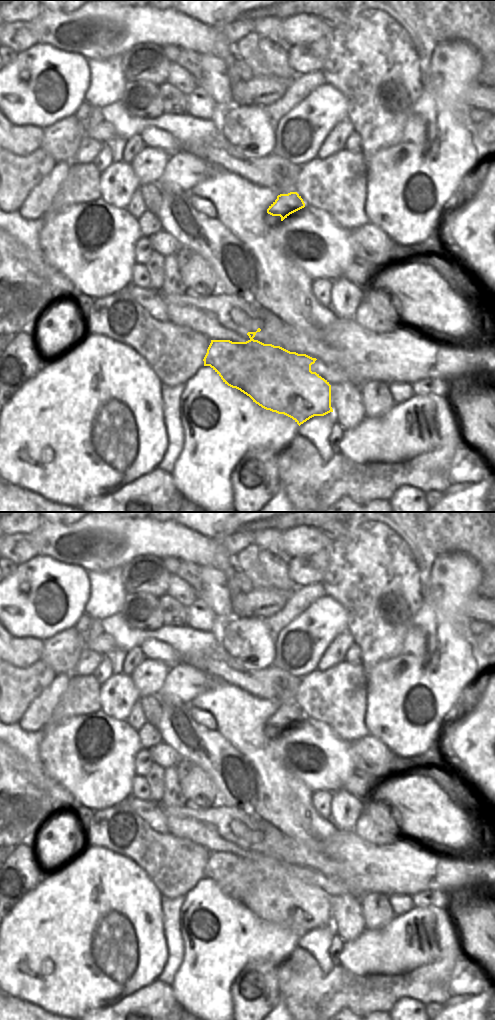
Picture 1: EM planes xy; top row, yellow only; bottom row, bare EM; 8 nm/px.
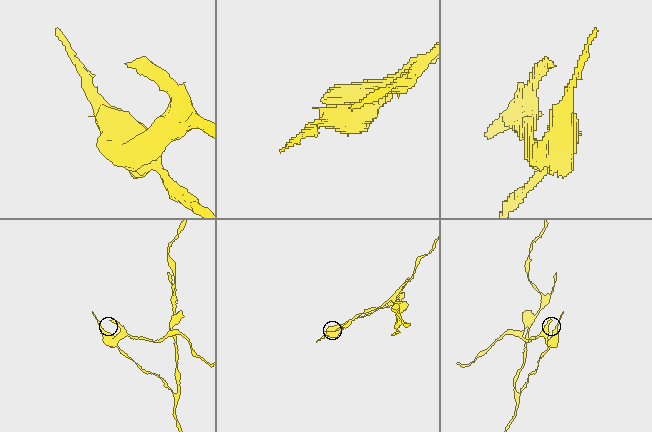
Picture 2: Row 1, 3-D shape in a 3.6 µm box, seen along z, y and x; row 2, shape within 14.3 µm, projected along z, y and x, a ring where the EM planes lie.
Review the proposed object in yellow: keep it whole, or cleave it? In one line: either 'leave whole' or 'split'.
split

